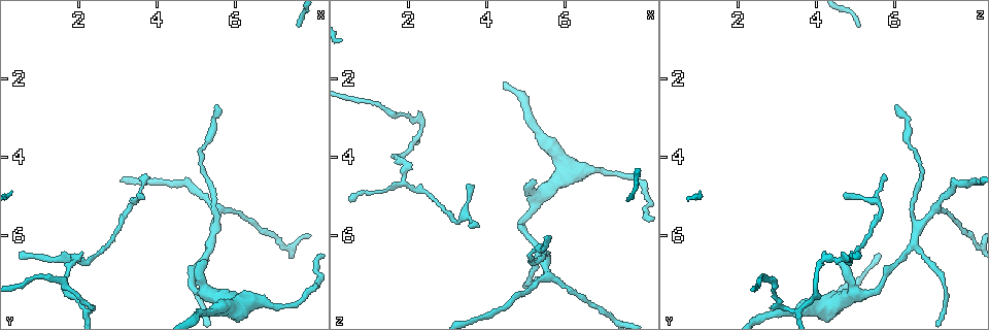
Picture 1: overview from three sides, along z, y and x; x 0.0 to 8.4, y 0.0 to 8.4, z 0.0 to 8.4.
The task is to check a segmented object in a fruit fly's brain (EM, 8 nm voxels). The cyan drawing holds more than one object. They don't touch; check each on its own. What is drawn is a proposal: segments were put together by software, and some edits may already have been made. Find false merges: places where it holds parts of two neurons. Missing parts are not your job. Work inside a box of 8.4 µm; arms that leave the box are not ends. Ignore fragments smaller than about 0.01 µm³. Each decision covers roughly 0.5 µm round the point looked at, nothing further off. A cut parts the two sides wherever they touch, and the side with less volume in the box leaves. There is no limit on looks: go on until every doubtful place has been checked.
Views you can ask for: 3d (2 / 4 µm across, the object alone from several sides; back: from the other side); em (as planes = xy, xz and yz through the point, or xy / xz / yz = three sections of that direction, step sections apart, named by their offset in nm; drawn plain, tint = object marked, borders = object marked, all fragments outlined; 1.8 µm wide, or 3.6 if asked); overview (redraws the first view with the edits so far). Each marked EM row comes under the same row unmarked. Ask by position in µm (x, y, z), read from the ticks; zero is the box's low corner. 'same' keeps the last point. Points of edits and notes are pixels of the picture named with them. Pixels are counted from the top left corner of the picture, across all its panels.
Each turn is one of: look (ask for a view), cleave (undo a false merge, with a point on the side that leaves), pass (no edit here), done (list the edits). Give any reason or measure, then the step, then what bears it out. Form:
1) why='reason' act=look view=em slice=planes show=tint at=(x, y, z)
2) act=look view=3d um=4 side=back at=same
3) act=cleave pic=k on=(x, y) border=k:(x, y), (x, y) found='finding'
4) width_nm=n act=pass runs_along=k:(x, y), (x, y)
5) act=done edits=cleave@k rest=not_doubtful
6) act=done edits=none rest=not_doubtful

why='sharp bend' act=look view=3d um=2 at=(2.20, 8.00, 3.55)

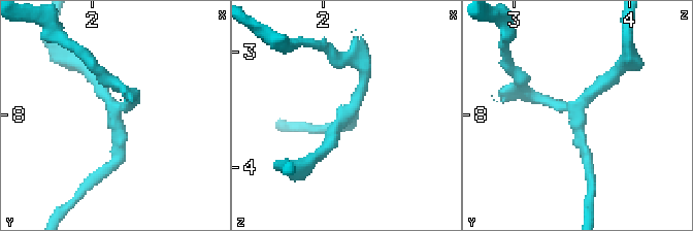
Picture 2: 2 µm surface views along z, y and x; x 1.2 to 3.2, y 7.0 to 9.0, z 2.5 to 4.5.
why='now the EM' act=look view=em slice=planes show=tint at=(2.18, 7.94, 3.52)

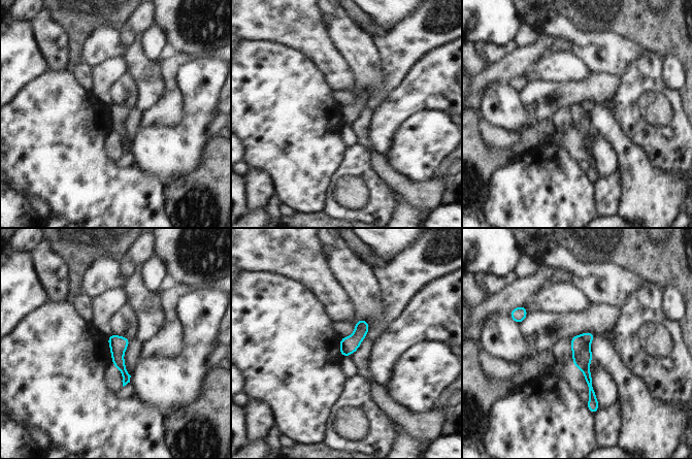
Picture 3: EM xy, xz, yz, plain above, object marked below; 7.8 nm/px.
width_nm=130 act=pass runs_along=3:(587, 334), (584, 367), (593, 403) found='one neuron here'

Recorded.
why='thin neck' act=look view=em slice=planes show=tint at=(1.90, 6.55, 4.60)

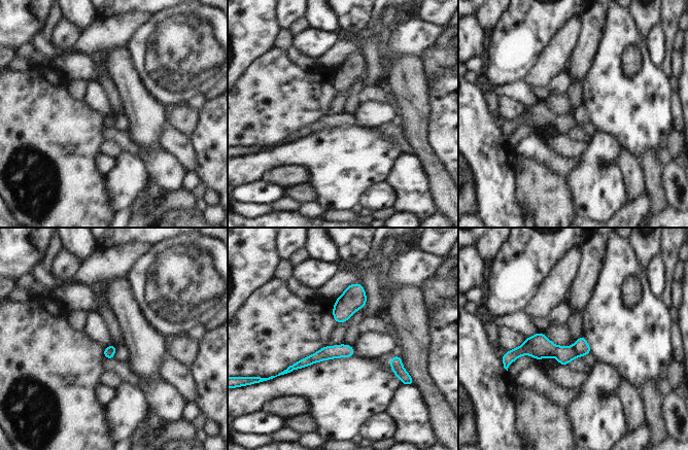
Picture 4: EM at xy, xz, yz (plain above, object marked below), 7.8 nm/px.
width_nm=90 act=pass runs_along=4:(588, 350), (522, 349), (513, 354) found='all the same neuron'

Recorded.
why='abrupt turn' act=look view=em slice=xy step=8 show=tint at=(3.50, 5.15, 5.50)

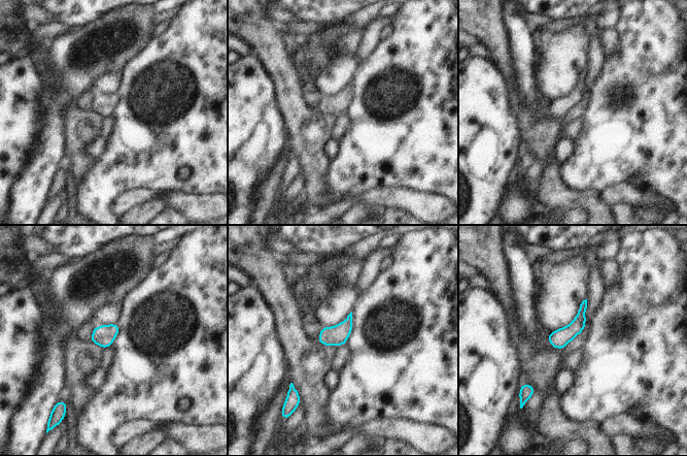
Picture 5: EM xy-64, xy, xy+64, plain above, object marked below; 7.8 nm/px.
act=look view=em slice=planes show=tint at=same

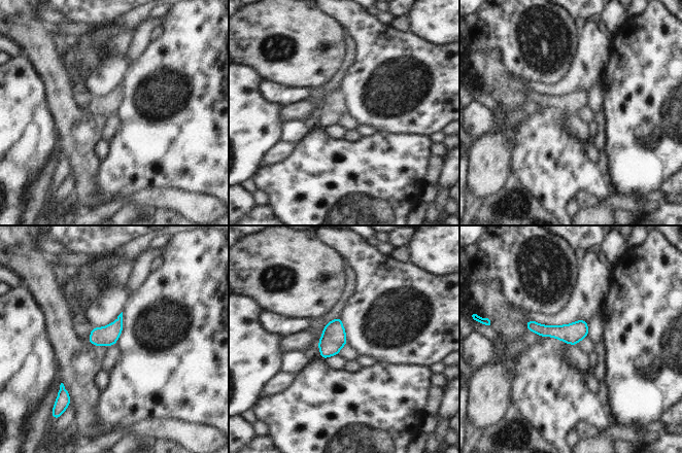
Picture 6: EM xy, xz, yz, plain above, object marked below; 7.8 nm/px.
act=pass runs_along=6:(529, 323), (542, 330), (585, 334) found='all the same neuron'

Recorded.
why='calibre changes' act=look view=em slice=planes show=tint at=(5.15, 7.45, 5.25)

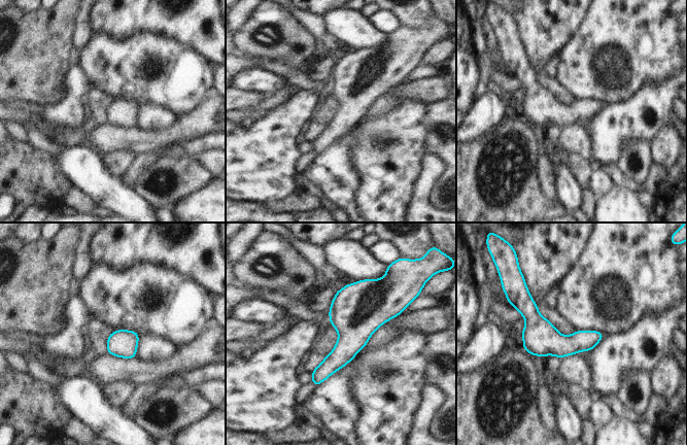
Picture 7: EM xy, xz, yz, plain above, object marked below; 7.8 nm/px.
act=pass found='all the same neuron'

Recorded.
why='sharp bend' act=look view=em slice=planes show=tint at=(5.45, 5.75, 6.65)

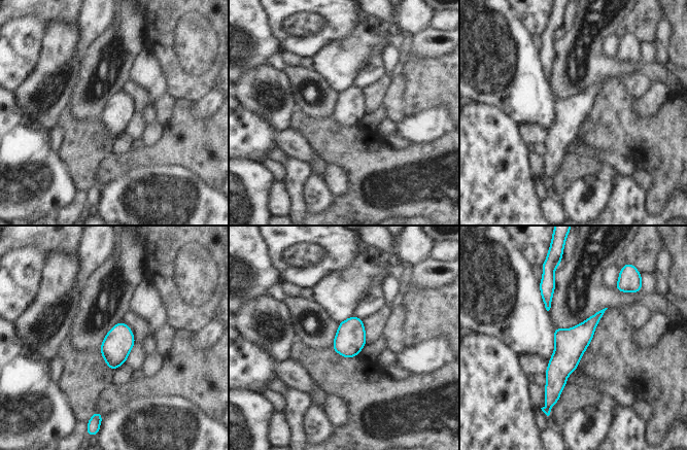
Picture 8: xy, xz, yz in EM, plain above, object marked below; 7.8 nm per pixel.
width_nm=220 act=pass runs_along=8:(599, 314), (570, 346), (553, 399) found='one neuron here'

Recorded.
act=done edits=none rest=not_doubtful

